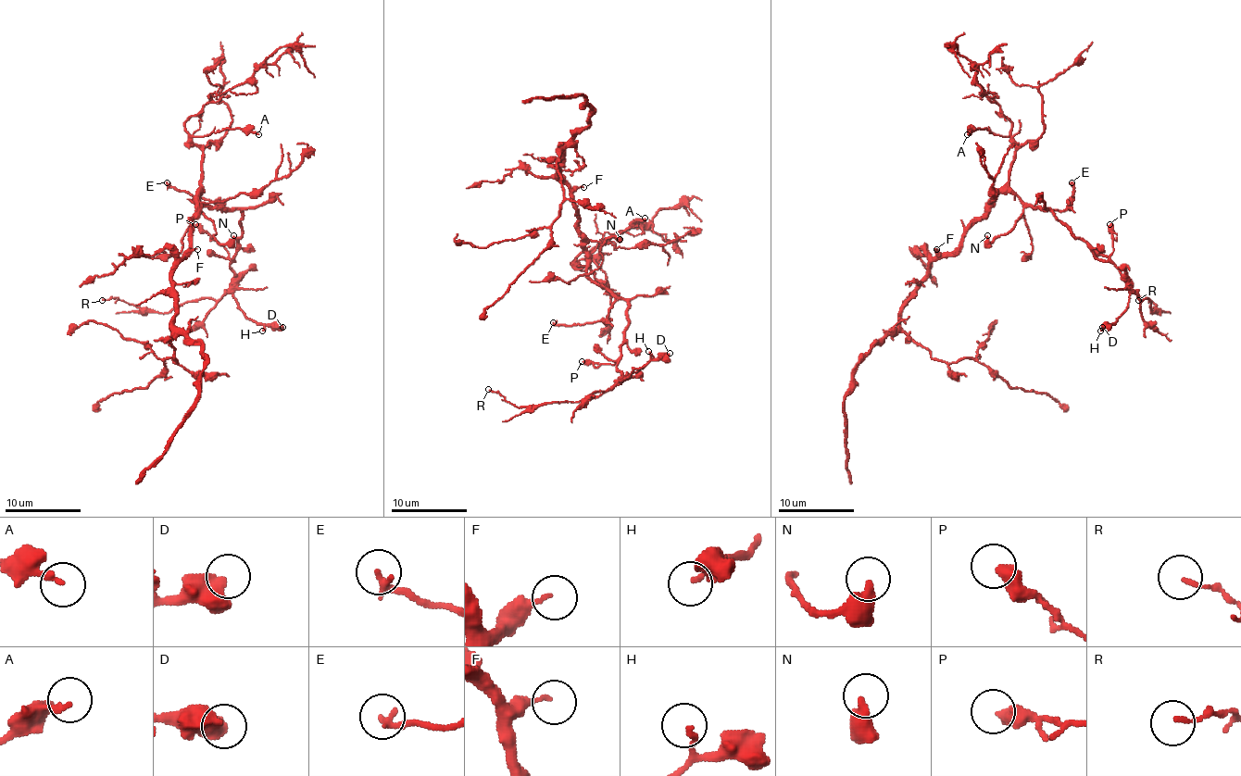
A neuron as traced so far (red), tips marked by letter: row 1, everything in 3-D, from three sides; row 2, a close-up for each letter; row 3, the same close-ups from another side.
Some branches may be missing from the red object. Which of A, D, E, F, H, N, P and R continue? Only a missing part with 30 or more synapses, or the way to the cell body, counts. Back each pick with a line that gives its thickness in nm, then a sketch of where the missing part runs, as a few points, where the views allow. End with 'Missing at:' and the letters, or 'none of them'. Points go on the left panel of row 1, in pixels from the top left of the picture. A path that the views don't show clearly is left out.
Missing at: none of them

